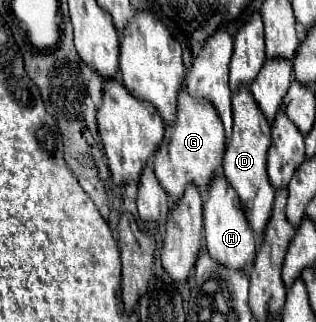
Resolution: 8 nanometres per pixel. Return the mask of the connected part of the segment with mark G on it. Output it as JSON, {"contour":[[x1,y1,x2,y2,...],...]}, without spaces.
{"contour":[[182,85,176,105,176,119,164,129,164,139,160,141,160,147,156,149,152,159,154,173,172,201,180,199,188,183,196,183,200,191,206,191,212,175,218,173,222,167,224,145,224,127,220,123,220,115,212,109,212,103,206,99,192,97,188,87]]}

